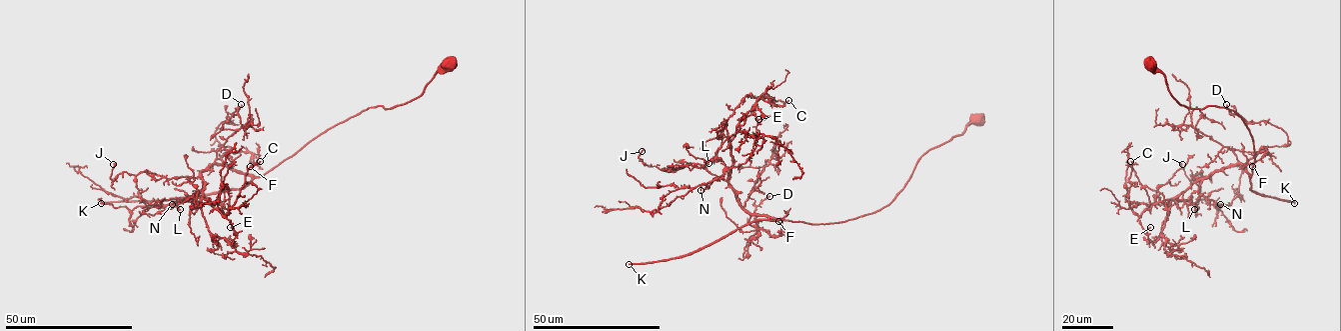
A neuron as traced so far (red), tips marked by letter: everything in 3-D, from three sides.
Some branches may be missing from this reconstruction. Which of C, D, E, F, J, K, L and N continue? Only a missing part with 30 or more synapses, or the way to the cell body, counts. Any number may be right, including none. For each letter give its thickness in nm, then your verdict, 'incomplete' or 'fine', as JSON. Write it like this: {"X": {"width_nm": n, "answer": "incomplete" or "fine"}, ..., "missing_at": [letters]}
{"C": {"width_nm": 170, "answer": "fine"}, "D": {"width_nm": 90, "answer": "fine"}, "E": {"width_nm": 120, "answer": "fine"}, "F": {"width_nm": 100, "answer": "fine"}, "J": {"width_nm": 70, "answer": "fine"}, "K": {"width_nm": 130, "answer": "incomplete"}, "L": {"width_nm": 90, "answer": "fine"}, "N": {"width_nm": 110, "answer": "fine"}, "missing_at": ["K"]}

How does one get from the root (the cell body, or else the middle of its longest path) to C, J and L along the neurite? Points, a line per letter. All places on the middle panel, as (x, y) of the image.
C: (978, 121), (928, 150), (887, 205), (808, 223), (746, 213), (728, 182), (736, 126), (758, 99), (788, 100)
J: (978, 121), (928, 150), (887, 205), (829, 223), (746, 213), (731, 185), (701, 165), (662, 170), (642, 151)
L: (978, 121), (928, 150), (887, 205), (835, 223), (746, 213), (728, 182), (730, 168), (715, 158), (708, 163)

